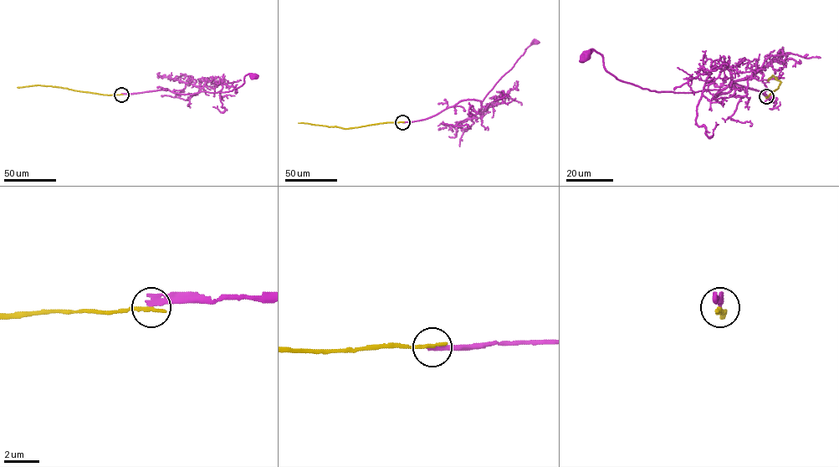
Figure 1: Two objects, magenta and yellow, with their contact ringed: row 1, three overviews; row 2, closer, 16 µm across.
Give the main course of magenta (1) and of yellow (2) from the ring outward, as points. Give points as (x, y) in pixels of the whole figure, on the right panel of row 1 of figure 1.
1: (766, 96), (736, 84), (715, 97), (719, 89), (651, 91), (610, 74), (602, 56), (595, 50), (585, 55)
2: (766, 96), (778, 88), (780, 82), (773, 75), (768, 80)

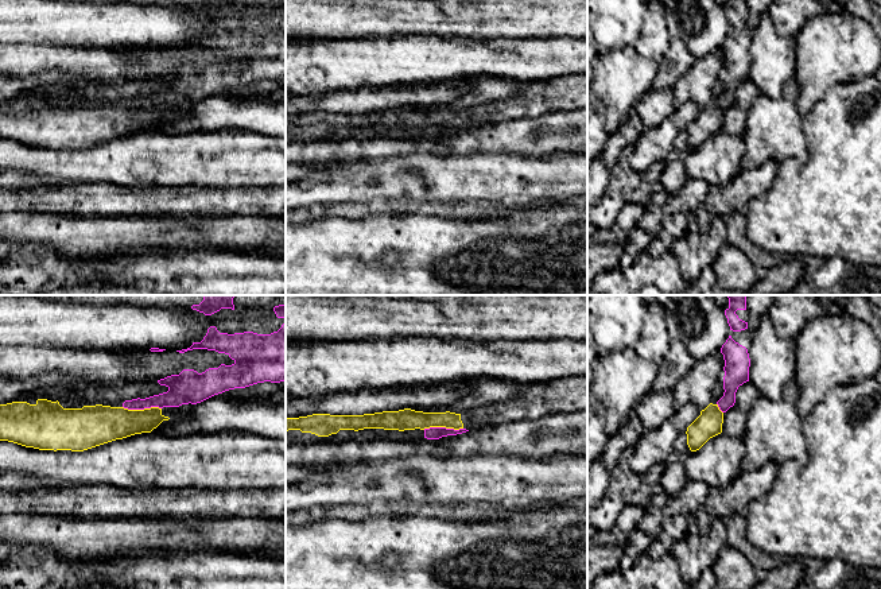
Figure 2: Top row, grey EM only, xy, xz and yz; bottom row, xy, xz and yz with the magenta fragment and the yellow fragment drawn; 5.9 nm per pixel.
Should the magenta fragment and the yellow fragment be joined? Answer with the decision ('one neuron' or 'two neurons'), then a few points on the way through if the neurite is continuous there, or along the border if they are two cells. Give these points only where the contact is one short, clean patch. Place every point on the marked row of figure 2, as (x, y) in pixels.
two neurons | along xz (462, 427), (423, 429)

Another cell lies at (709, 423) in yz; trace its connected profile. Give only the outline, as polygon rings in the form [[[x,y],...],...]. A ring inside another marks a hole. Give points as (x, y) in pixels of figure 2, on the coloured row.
[[[714,399],[687,427],[687,445],[691,452],[699,450],[710,438],[722,433],[723,412]]]

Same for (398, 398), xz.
[[[411,385],[389,388],[362,388],[325,396],[299,398],[286,394],[286,418],[313,414],[364,415],[383,411],[399,411],[407,407],[440,407],[455,403],[469,388],[451,390],[447,385]]]

